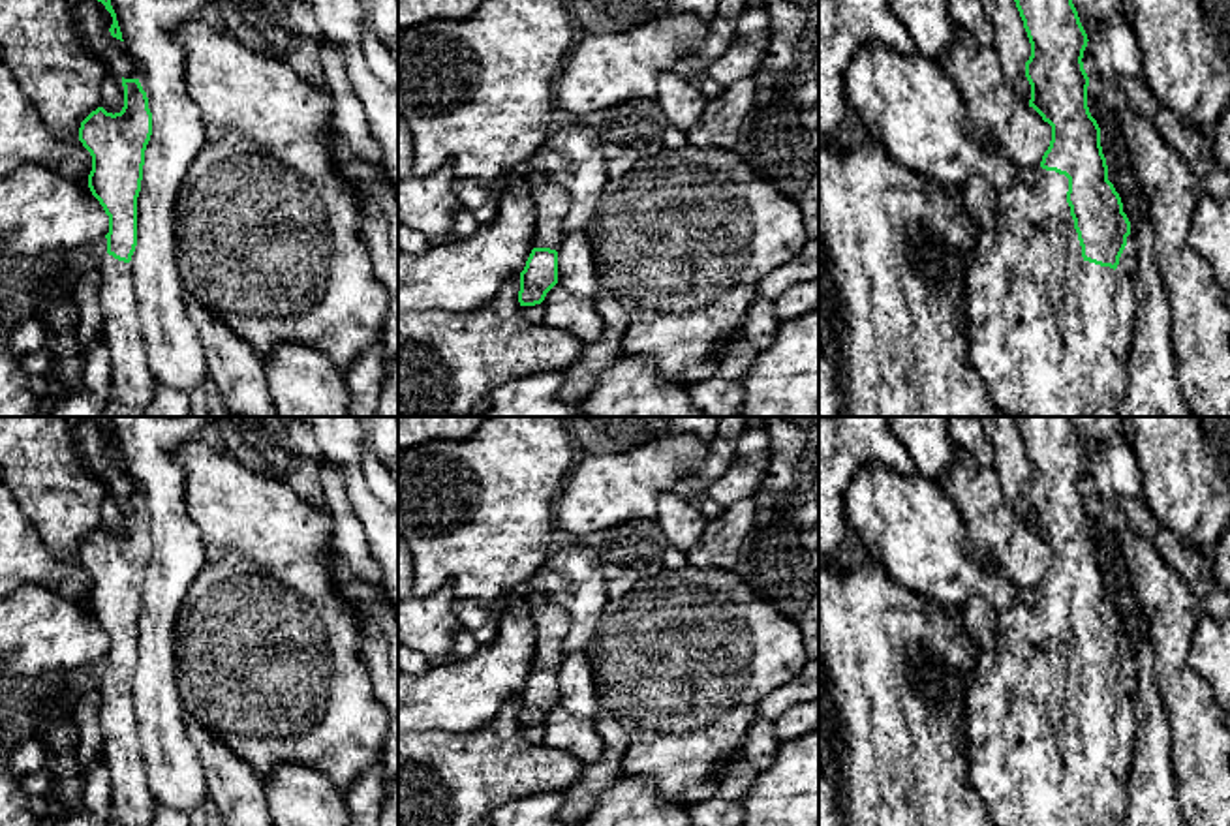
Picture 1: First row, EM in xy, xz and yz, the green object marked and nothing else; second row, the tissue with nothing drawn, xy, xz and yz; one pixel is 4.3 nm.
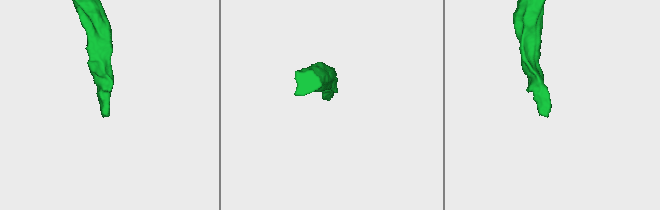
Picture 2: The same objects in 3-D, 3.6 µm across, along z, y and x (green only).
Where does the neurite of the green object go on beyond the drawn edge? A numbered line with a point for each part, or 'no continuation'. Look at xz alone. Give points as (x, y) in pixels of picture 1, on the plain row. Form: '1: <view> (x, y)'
1: xz (551, 620)

